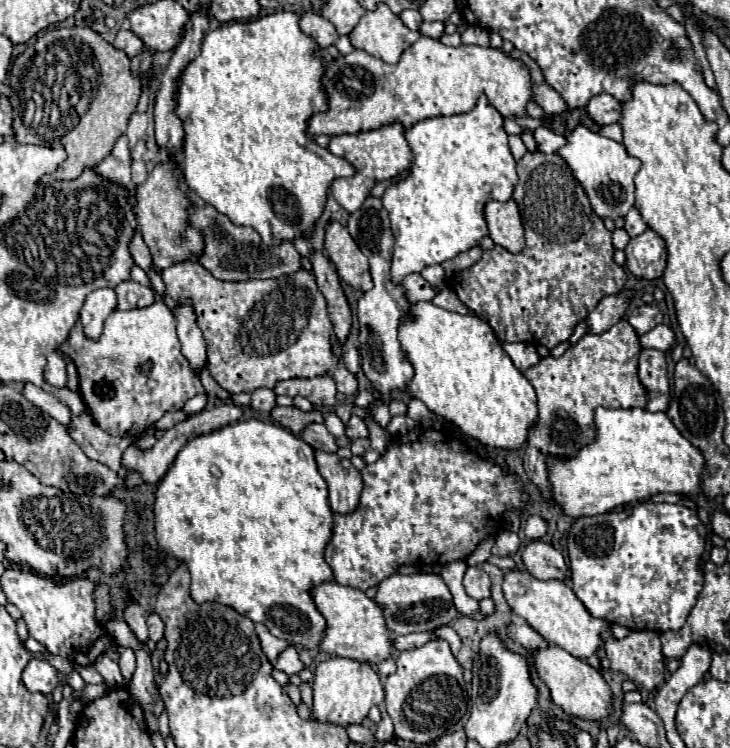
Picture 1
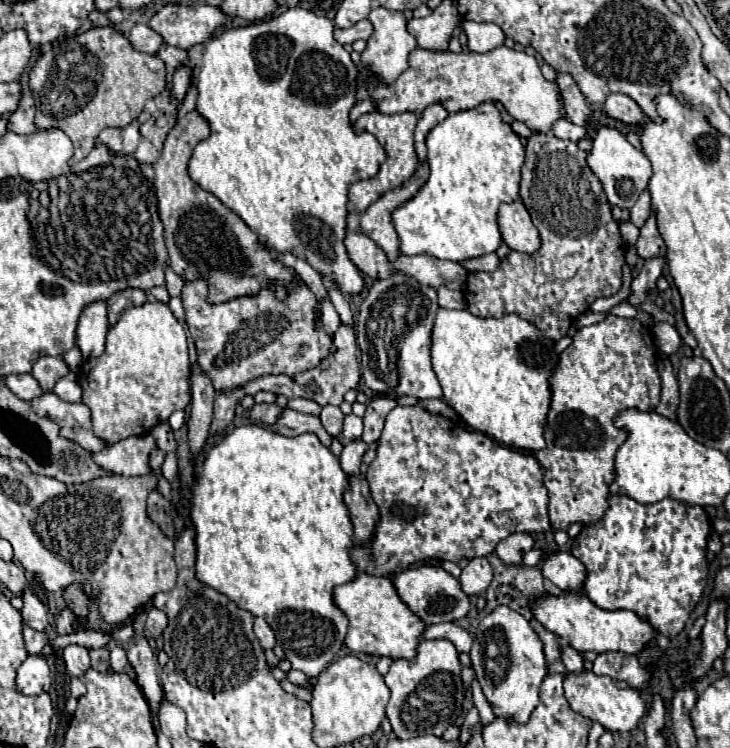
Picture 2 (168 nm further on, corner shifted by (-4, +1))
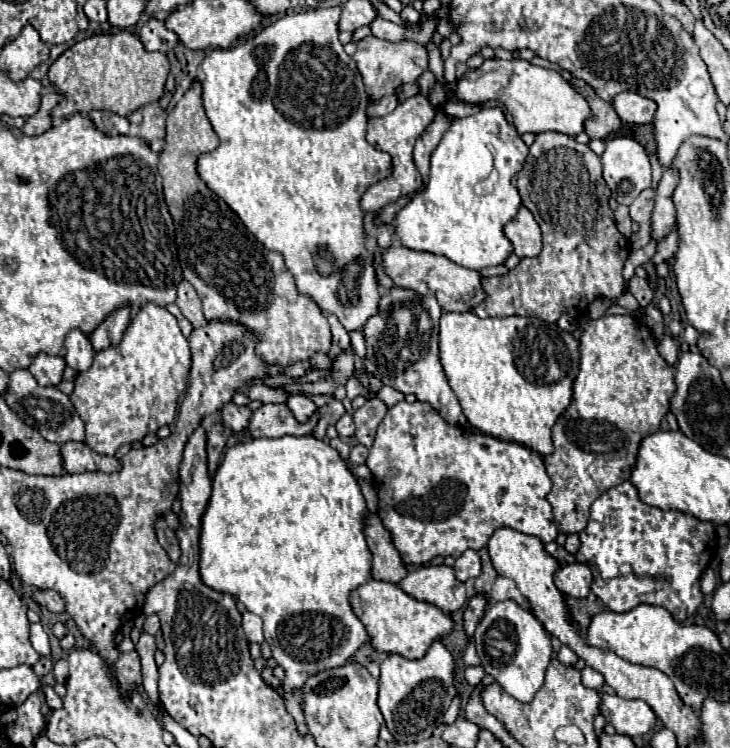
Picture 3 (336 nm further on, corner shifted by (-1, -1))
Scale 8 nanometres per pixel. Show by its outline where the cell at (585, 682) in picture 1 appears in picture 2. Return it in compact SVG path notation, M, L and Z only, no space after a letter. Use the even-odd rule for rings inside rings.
M582 672L582 674L568 674L564 680L564 692L566 698L572 706L572 710L576 710L578 714L600 722L606 730L610 732L630 732L634 730L642 716L646 714L646 702L642 700L642 696L632 690L632 688L616 688L614 680L608 676L596 676L594 672Z

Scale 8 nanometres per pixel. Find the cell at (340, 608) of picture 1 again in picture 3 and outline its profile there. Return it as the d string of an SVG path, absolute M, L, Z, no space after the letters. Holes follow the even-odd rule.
M371 578L351 592L349 602L369 634L369 644L377 652L399 654L409 660L421 658L435 638L441 638L453 630L453 620L447 614L431 604L407 596L397 584L391 582Z

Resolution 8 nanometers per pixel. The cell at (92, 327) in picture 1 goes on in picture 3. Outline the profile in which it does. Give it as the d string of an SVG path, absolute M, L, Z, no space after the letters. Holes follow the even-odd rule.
M79 328L77 330L71 330L65 338L65 348L67 348L67 354L65 354L65 362L77 370L77 372L83 372L87 370L91 364L93 364L93 356L95 356L95 350L91 346L91 340L89 340L89 334L81 332Z

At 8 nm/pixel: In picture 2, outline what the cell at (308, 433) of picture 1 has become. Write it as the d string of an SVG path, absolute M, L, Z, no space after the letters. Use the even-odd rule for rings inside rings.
M284 408L280 412L272 430L276 434L282 434L282 436L300 436L304 432L310 432L310 434L316 434L324 446L330 446L330 440L332 440L332 436L324 430L318 416L302 414L302 412L296 412L292 408Z

